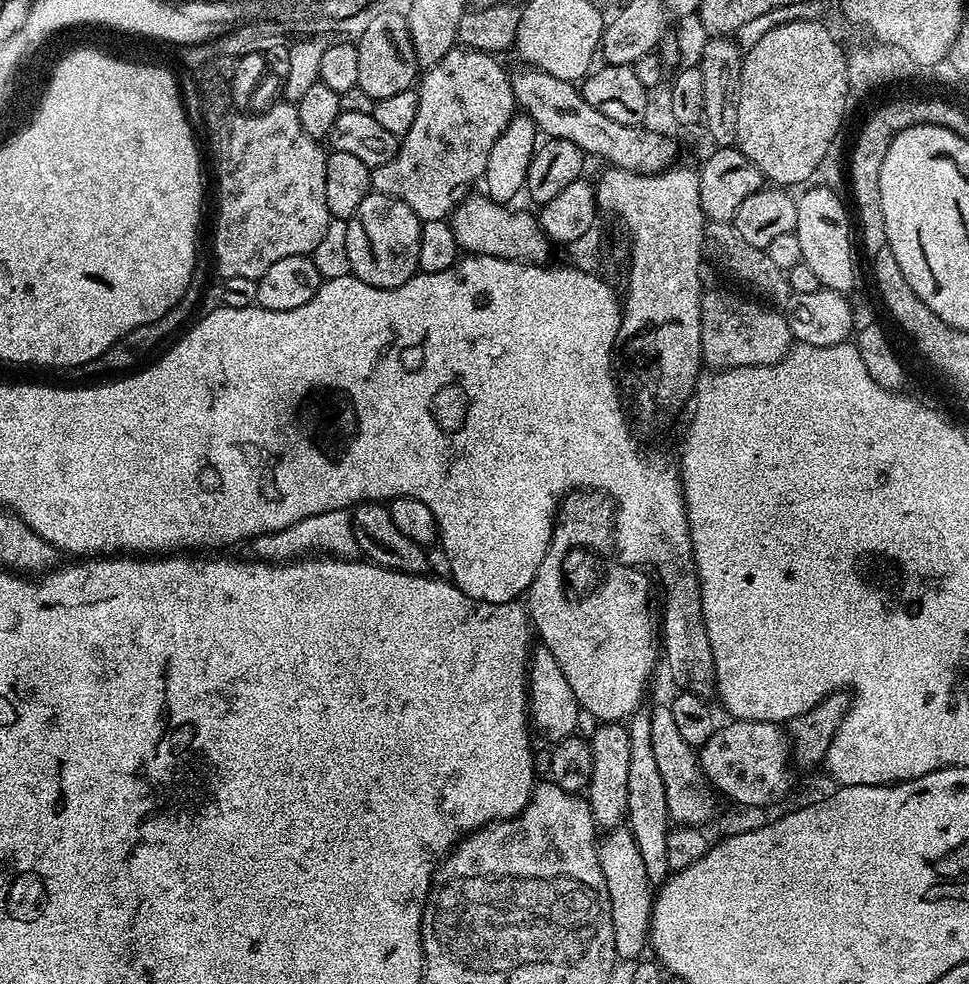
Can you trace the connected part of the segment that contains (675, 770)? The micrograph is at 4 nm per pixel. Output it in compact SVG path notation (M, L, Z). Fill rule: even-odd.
M667 703L652 708L650 746L654 748L658 774L662 774L662 782L666 788L669 817L680 826L704 826L704 823L716 812L717 797L704 779L704 771L700 769L697 753L692 745L686 742L686 738L682 738L672 709Z

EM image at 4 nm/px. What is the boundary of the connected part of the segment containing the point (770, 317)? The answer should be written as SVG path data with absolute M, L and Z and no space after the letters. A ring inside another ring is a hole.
M732 292L703 293L700 302L700 358L709 369L749 368L755 364L777 364L793 347L794 341L790 334L790 326L786 322L783 311L763 308L755 304L755 299L743 300Z

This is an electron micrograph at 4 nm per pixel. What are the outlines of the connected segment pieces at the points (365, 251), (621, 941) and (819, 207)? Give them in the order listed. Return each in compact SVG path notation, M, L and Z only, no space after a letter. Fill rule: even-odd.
M369 191L368 196L362 198L362 206L354 210L347 223L346 251L351 275L380 289L397 288L416 275L422 221L416 217L414 210L410 210L410 206L406 206L406 202Z
M626 826L607 829L599 837L598 862L606 878L606 894L610 898L610 918L614 922L614 950L621 961L632 962L645 951L648 930L652 927L654 885L646 878L646 862L634 842L634 834Z
M808 186L796 200L796 237L802 246L802 261L814 270L821 288L832 292L851 293L856 284L856 264L852 261L854 232L848 229L850 212L844 209L840 196L828 188Z

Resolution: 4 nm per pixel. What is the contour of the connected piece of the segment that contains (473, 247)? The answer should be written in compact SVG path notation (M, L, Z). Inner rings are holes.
M469 194L460 201L457 208L452 209L450 223L454 230L454 238L458 238L461 249L465 253L474 256L493 256L494 258L506 258L507 260L522 260L525 262L544 262L549 258L548 244L550 237L544 230L544 225L540 223L535 215L528 212L511 212L511 207L503 204L496 204L486 194Z

